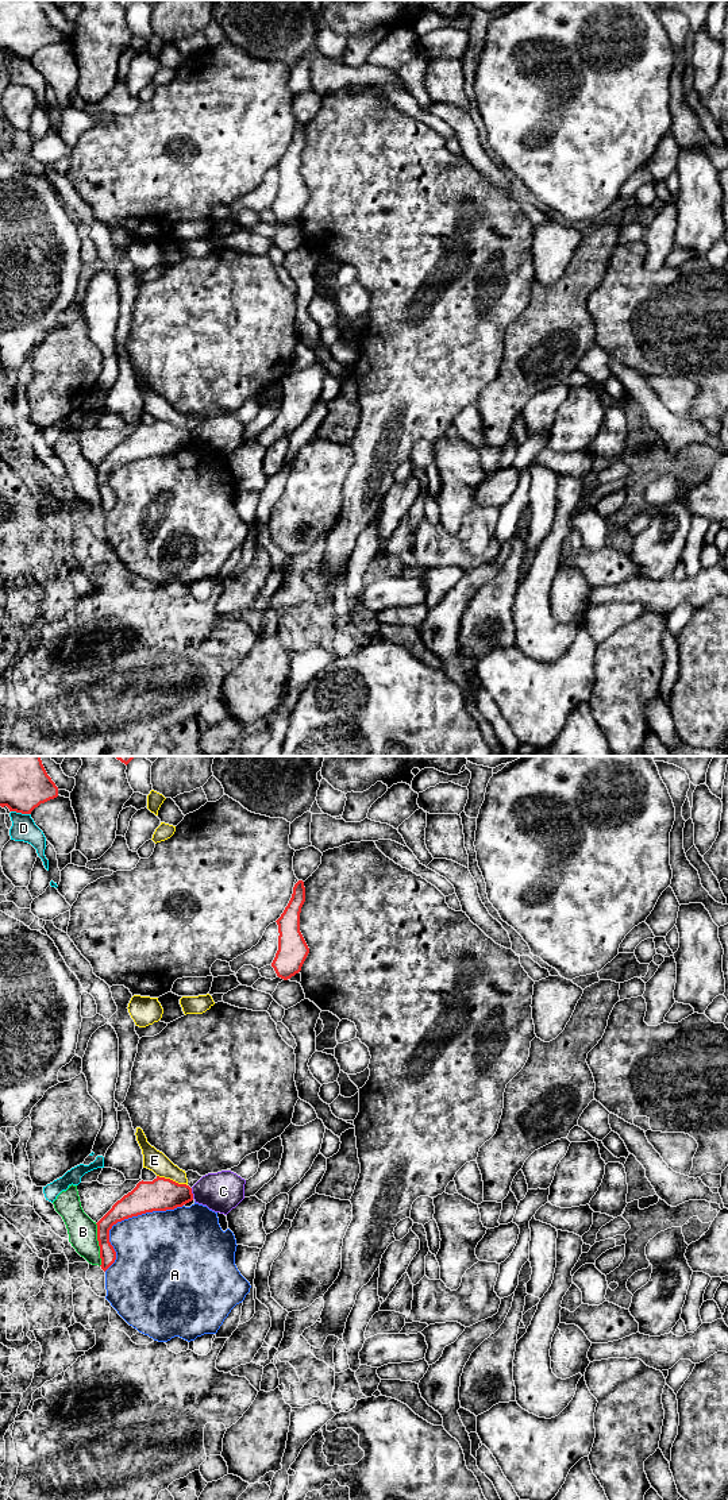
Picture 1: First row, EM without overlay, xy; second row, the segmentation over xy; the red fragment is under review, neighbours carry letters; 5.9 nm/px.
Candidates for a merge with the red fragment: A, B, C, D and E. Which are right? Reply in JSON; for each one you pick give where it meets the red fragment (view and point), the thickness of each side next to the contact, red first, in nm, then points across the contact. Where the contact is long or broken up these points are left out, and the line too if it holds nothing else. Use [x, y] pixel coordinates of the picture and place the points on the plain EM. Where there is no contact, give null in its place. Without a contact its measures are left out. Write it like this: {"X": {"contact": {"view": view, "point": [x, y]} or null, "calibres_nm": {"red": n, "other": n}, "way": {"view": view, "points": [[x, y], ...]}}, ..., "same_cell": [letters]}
{"same_cell": []}

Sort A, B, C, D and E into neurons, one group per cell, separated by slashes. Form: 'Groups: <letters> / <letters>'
Groups: A / B / C / D / E

